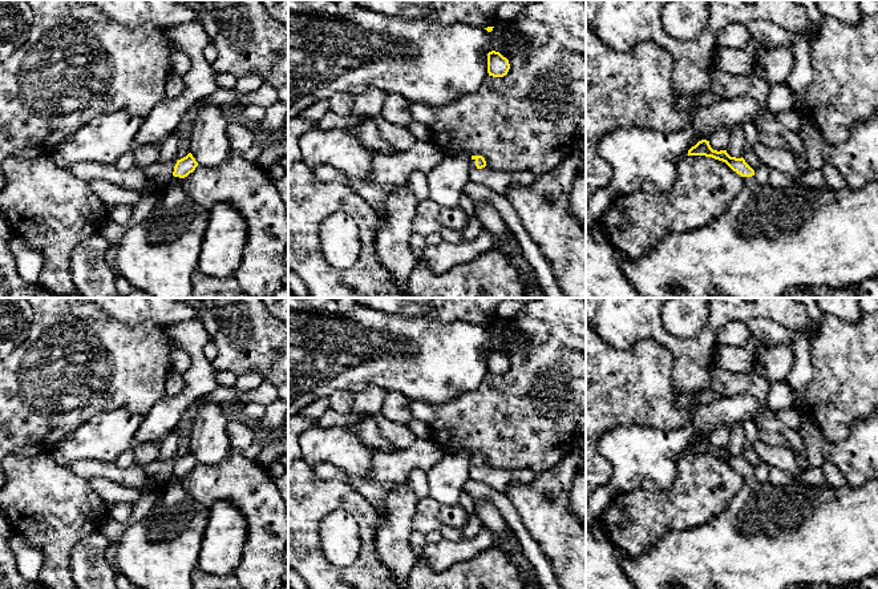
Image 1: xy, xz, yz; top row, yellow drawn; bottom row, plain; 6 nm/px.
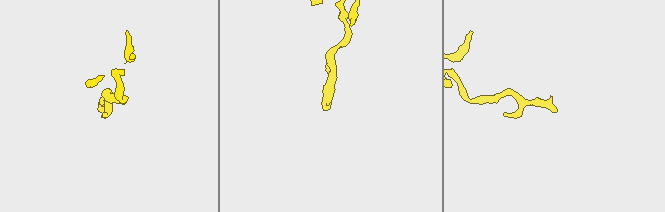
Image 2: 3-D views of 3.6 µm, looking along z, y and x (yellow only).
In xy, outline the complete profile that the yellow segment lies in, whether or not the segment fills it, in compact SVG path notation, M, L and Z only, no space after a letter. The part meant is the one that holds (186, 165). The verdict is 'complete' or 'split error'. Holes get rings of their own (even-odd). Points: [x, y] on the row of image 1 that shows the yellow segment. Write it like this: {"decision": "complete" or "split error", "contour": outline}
{"decision": "split error", "contour": "M191 153L178 160L174 177L149 218L129 229L120 243L116 270L133 289L147 293L153 298L189 298L193 293L193 277L199 266L199 253L210 211L183 193L181 181L197 166L198 162Z"}

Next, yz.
{"decision": "split error", "contour": "M701 140L688 156L705 156L725 162L740 174L744 187L728 211L713 222L681 234L661 238L640 258L624 258L620 267L642 298L778 298L793 286L850 287L878 277L878 182L858 189L808 189L793 182L789 190L758 185L754 170L745 160L731 157L727 150L713 150Z"}

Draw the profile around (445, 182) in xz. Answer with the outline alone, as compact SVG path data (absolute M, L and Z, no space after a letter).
M468 154L444 156L442 161L425 174L428 198L446 207L460 206L462 189L473 169L470 160Z

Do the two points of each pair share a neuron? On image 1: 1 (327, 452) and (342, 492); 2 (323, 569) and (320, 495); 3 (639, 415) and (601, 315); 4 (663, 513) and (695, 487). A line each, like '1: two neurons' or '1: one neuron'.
1: two neurons
2: one neuron
3: two neurons
4: one neuron

